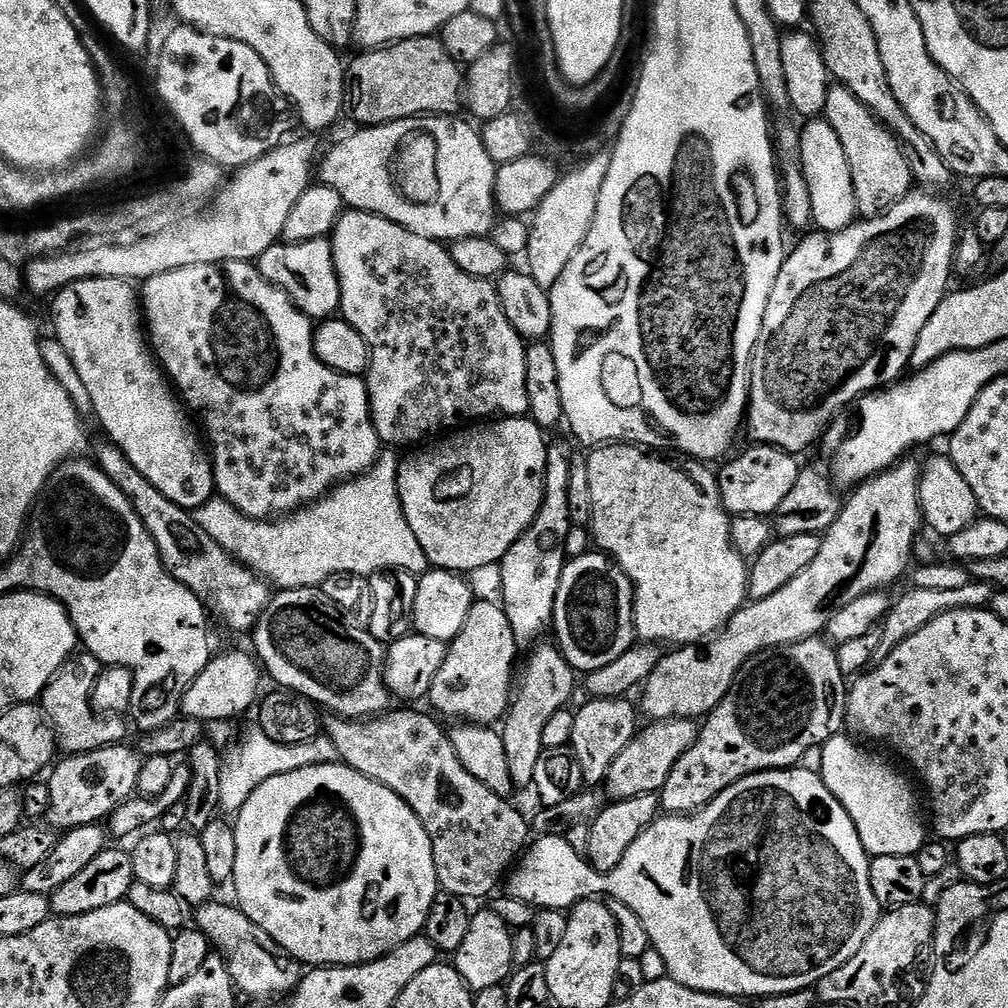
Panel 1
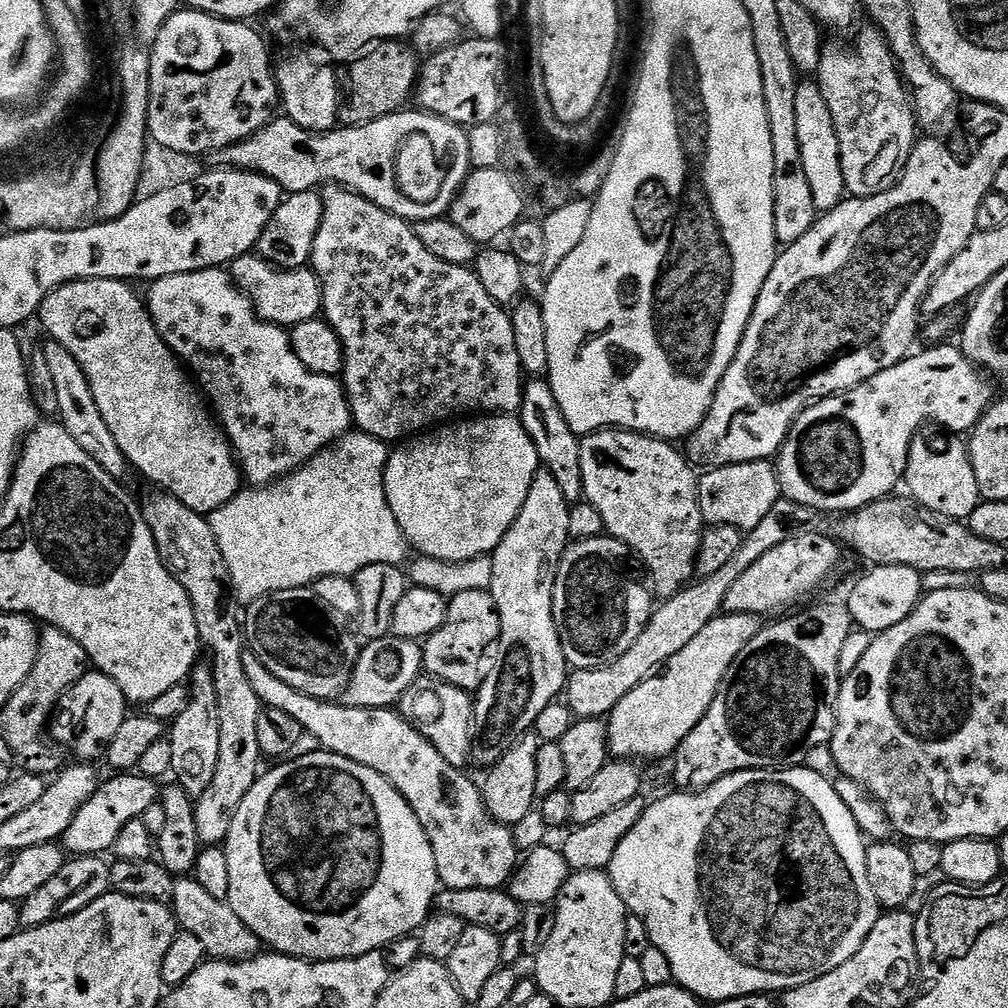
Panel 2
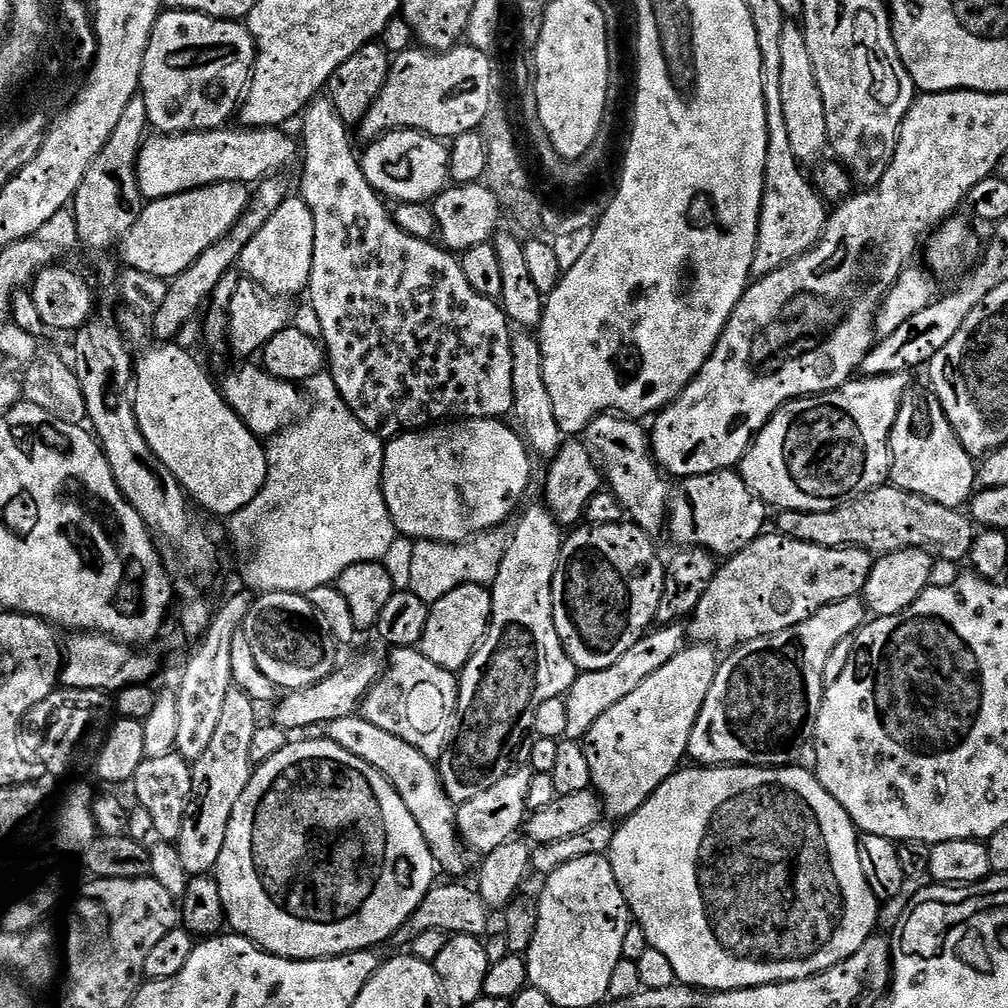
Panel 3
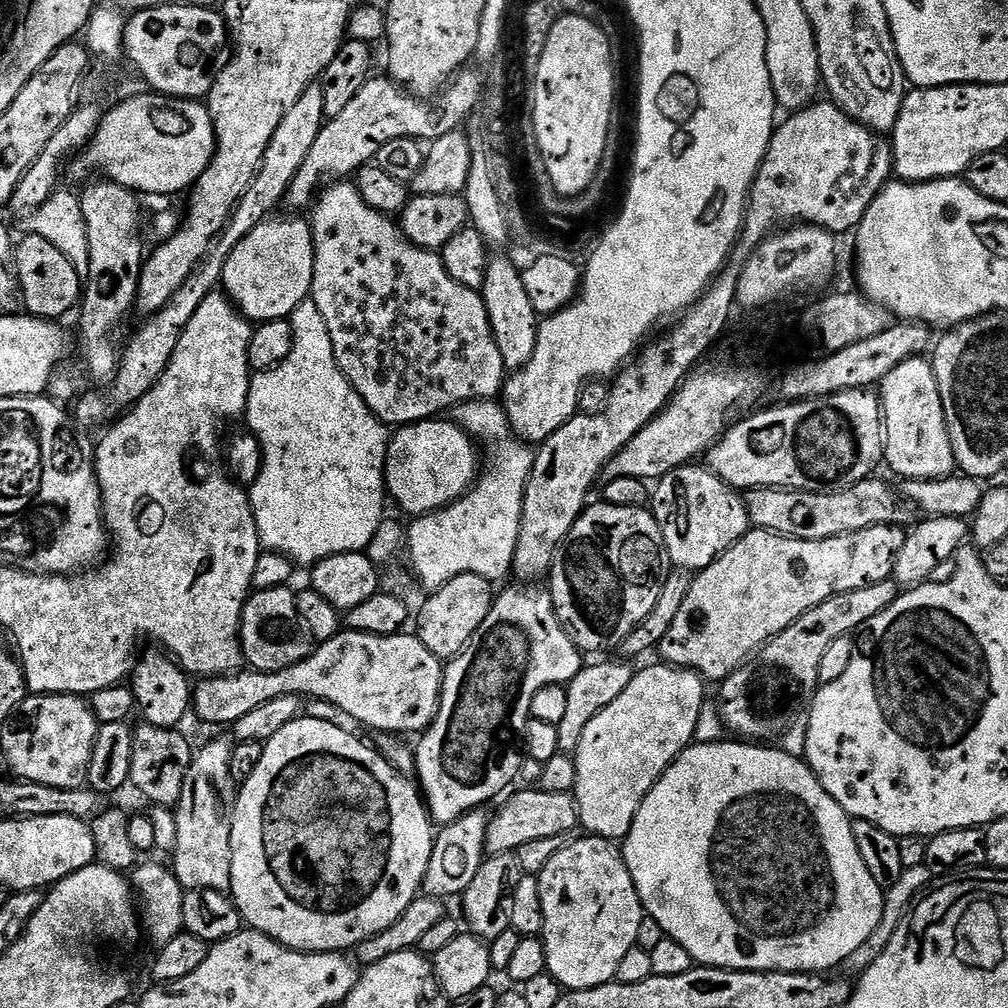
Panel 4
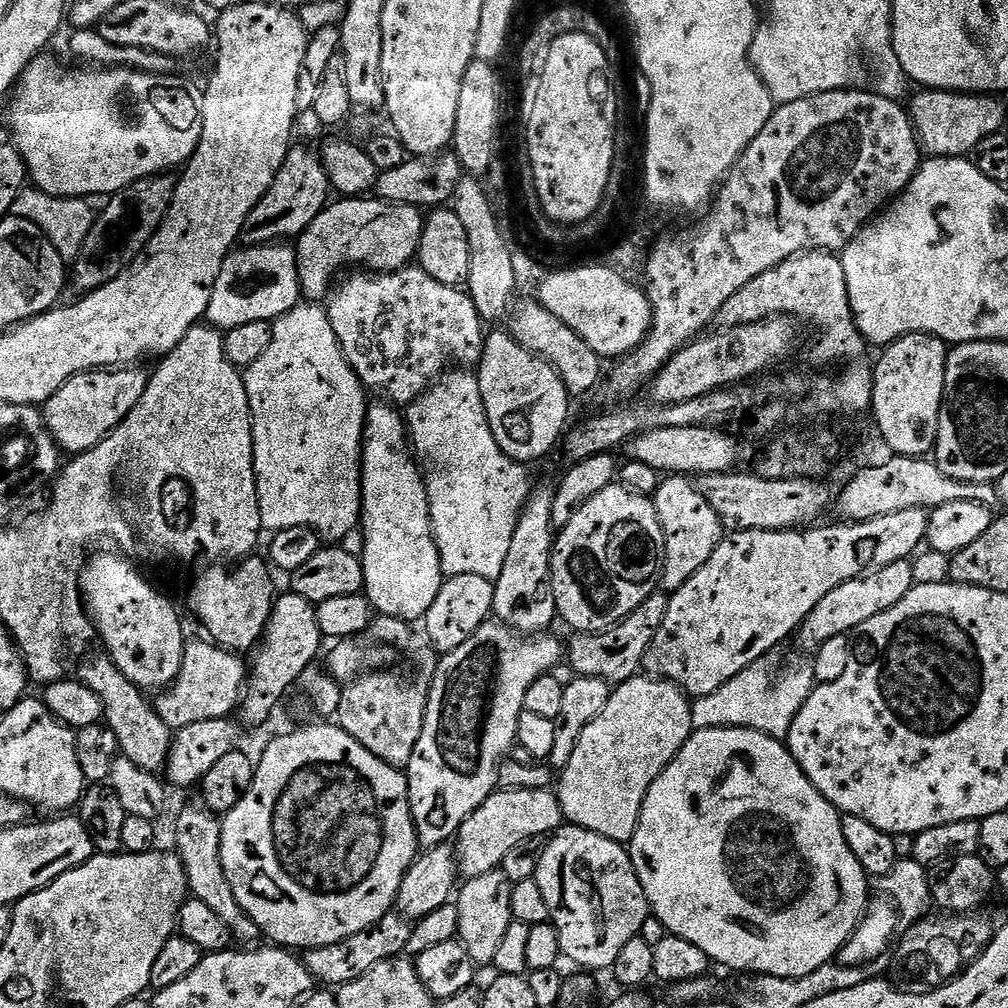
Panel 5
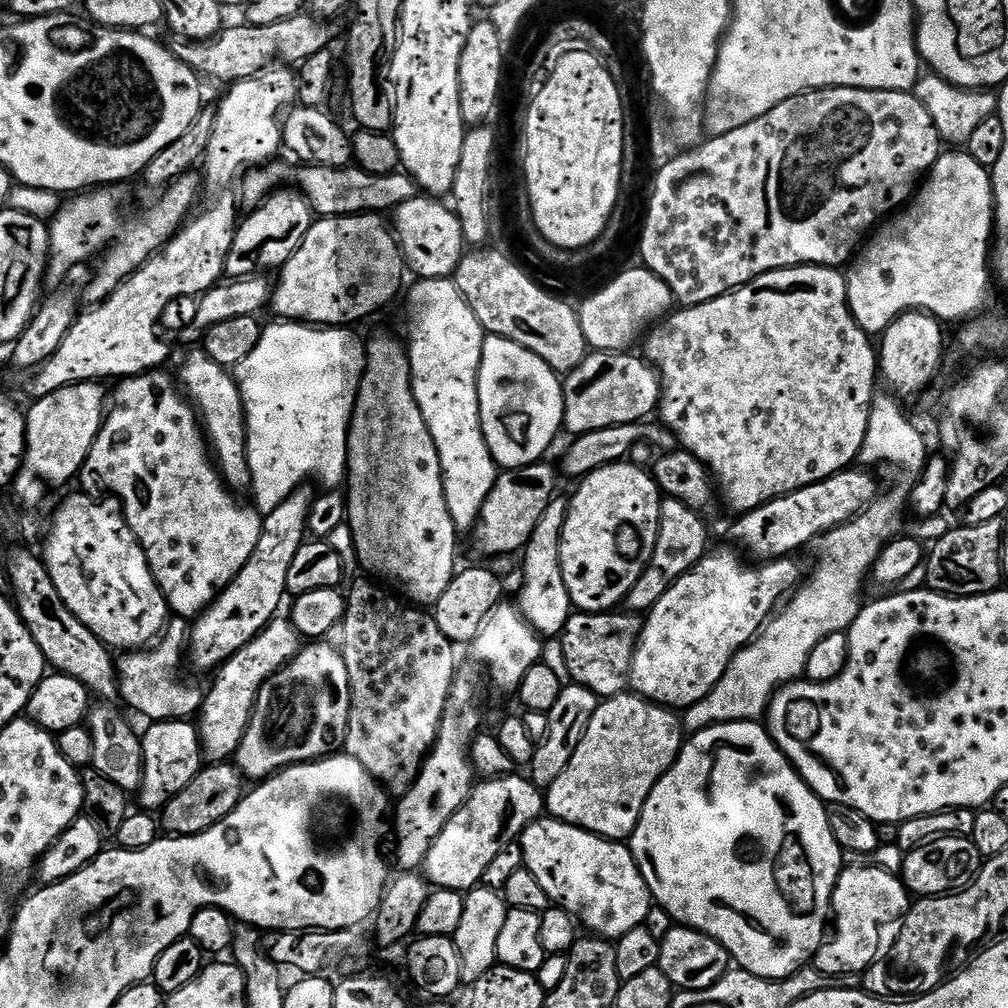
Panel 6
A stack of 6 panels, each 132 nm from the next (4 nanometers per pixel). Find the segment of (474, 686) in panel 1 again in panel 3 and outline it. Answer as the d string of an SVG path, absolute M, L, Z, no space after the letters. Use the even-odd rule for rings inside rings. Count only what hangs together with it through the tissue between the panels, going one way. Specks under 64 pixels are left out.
M463 584L450 594L438 598L428 609L426 630L419 642L420 653L434 666L442 666L447 672L458 674L470 662L474 650L484 641L488 623L492 617L492 593L483 584Z

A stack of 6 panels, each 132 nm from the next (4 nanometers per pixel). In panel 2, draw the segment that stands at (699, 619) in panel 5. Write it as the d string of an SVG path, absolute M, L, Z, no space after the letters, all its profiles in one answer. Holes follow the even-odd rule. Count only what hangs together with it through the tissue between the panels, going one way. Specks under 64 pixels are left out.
M819 531L806 534L802 538L790 538L782 546L762 554L740 578L730 586L730 592L724 599L724 608L728 612L741 612L747 616L767 617L767 612L776 612L795 600L811 594L815 588L824 584L824 579L836 568L842 548L831 535L820 536Z

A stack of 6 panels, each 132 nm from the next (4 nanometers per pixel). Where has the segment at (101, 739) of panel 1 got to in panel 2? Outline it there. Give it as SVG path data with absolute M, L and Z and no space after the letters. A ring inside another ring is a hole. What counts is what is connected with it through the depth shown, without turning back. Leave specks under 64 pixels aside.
M51 626L45 627L40 632L40 649L32 672L28 675L28 681L14 693L10 702L6 702L2 709L4 715L2 737L11 748L13 757L19 763L26 762L25 771L29 775L48 778L65 767L65 749L46 738L46 725L56 709L60 693L70 690L70 686L78 683L89 671L90 661L86 650L82 650L82 646L74 642L74 638Z

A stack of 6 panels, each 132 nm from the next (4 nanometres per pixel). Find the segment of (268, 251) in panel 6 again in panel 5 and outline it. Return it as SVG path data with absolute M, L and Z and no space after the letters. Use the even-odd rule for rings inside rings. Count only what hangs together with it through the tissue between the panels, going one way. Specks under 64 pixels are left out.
M293 146L288 150L288 157L278 170L270 190L254 206L254 210L246 218L242 240L245 245L271 244L288 242L298 238L318 218L318 214L330 203L330 185L321 157L304 148Z

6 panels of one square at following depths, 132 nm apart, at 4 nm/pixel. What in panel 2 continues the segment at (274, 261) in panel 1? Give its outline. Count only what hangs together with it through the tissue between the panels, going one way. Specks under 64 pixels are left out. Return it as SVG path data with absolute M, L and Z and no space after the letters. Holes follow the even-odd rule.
M249 254L232 261L230 275L236 287L251 299L261 320L268 324L295 326L307 320L315 320L321 315L324 295L320 279L311 267L276 268L258 254Z

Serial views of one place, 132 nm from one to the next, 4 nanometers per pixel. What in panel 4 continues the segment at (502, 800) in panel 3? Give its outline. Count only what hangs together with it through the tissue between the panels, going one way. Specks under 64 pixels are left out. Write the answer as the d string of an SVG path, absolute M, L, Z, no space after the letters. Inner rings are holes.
M484 810L467 812L452 824L443 825L435 833L430 854L430 866L426 866L424 875L423 895L436 896L439 900L447 901L448 896L463 897L466 886L474 882L474 874L484 865L486 853L486 830L488 829L489 813Z

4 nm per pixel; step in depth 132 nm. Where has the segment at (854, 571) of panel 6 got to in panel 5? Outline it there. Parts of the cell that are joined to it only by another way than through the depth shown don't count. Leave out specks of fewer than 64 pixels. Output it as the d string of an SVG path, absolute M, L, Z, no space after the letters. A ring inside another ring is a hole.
M767 659L751 664L742 674L730 678L714 694L699 697L692 704L692 727L701 728L749 728L758 730L770 738L787 741L788 731L806 698L814 687L811 667L792 668L776 680L776 672Z

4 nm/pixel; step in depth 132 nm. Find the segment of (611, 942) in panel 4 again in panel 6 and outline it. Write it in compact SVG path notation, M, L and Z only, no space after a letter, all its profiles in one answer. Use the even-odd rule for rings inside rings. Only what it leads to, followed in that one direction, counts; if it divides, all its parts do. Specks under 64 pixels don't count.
M555 818L535 820L520 835L518 843L524 855L524 867L538 878L549 901L570 913L583 927L585 924L593 937L615 942L630 934L630 930L641 927L654 907L652 893L627 843L605 840Z

